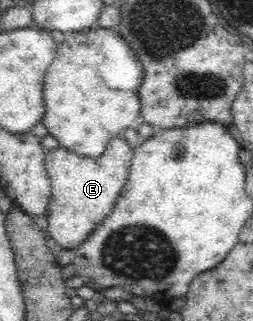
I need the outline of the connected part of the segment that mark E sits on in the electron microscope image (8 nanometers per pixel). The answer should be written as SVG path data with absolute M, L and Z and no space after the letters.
M121 136L110 139L104 153L91 158L78 155L65 147L45 150L44 167L51 181L47 207L49 237L60 249L74 251L112 212L124 187L133 158L133 147Z

